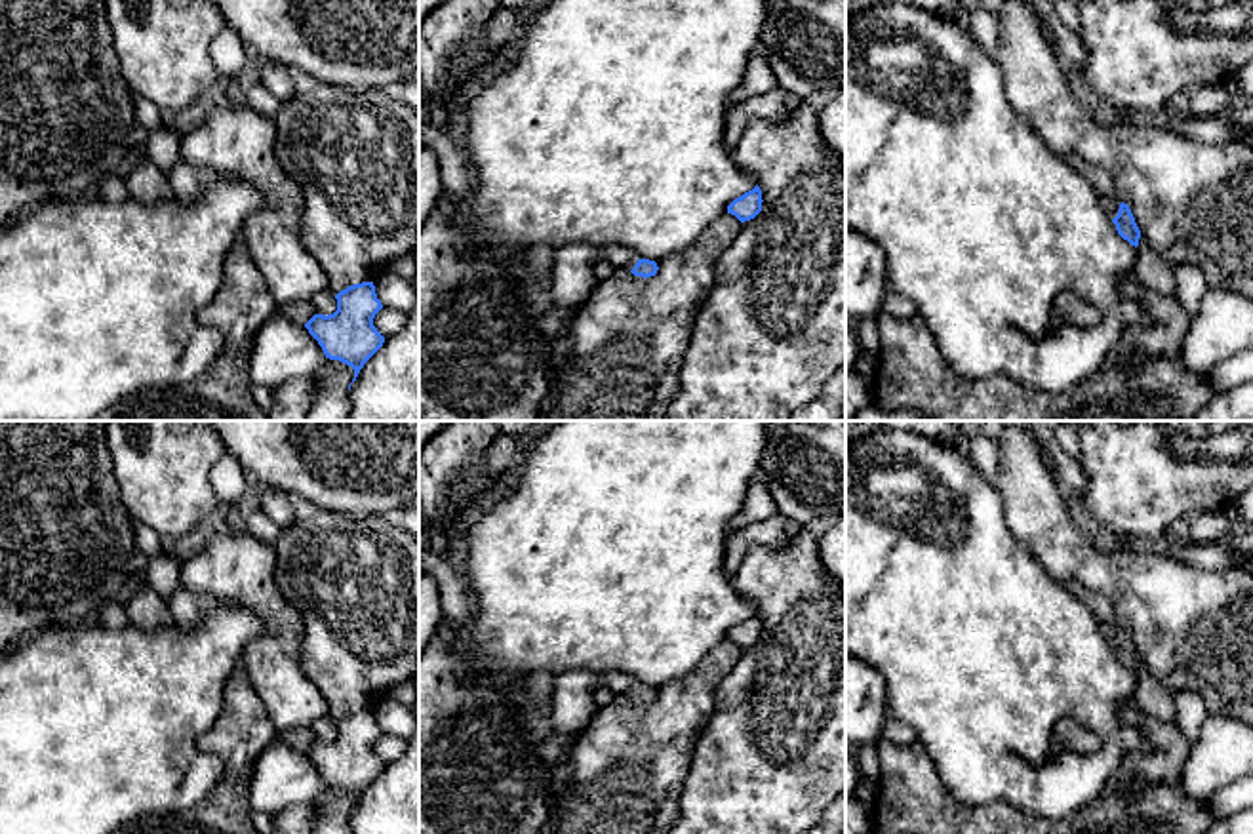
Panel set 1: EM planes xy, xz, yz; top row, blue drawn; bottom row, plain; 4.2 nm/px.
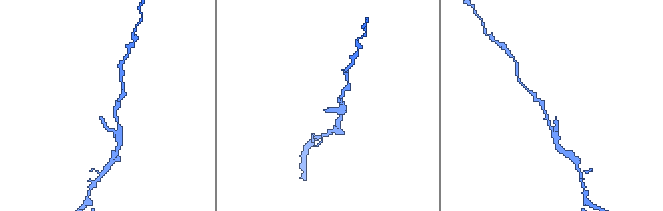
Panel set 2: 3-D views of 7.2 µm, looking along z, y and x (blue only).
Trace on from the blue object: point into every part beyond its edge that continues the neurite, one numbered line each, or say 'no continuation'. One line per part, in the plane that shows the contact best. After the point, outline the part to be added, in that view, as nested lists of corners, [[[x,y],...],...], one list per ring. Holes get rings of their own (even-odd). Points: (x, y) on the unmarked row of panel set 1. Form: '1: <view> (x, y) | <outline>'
1: yz (1101, 606) | [[[1066,581],[1063,585],[1093,611],[1103,634],[1108,638],[1110,645],[1114,645],[1118,642],[1122,625],[1116,619],[1112,602],[1099,592],[1089,592],[1078,581]]]

